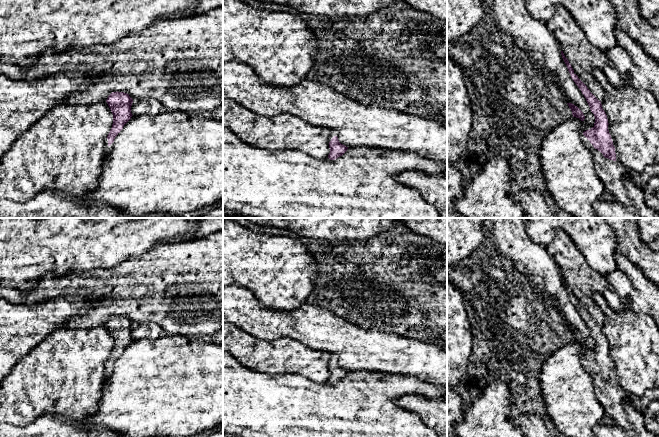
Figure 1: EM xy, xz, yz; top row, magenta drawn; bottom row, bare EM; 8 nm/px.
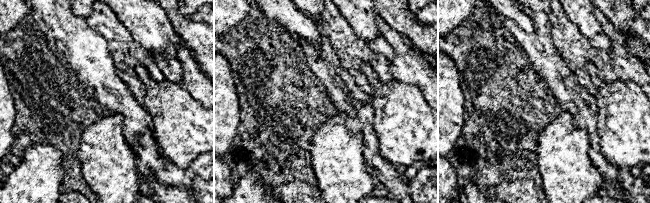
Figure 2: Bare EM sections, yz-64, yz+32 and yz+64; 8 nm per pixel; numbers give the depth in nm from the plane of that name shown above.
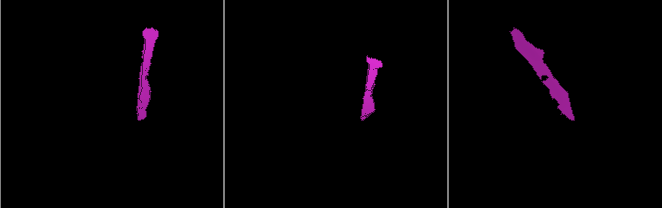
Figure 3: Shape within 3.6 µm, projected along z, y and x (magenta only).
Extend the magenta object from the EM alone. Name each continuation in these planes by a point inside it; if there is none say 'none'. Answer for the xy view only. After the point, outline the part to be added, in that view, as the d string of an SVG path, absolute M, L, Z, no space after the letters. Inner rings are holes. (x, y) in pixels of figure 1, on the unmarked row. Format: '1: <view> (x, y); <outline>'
1: xy (108, 373); M105 363L105 378L108 379L113 373L113 367L109 370L108 363Z

